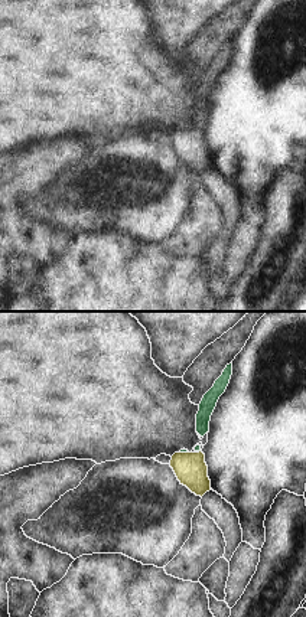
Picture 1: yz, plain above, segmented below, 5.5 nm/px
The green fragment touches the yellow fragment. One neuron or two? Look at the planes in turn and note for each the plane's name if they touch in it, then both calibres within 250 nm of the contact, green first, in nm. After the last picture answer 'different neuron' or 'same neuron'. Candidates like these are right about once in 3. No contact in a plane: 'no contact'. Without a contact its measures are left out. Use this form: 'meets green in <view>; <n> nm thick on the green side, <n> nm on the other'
meets green in yz; 20 nm thick on the green side, 180 nm on the other

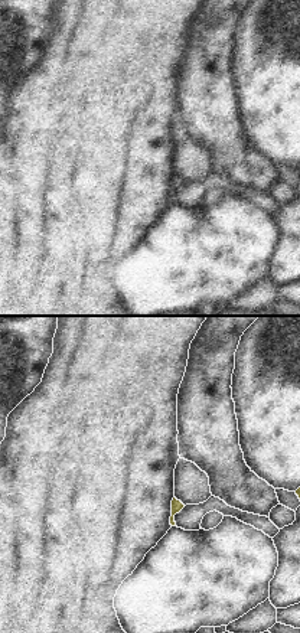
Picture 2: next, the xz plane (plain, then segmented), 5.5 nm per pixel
no contact

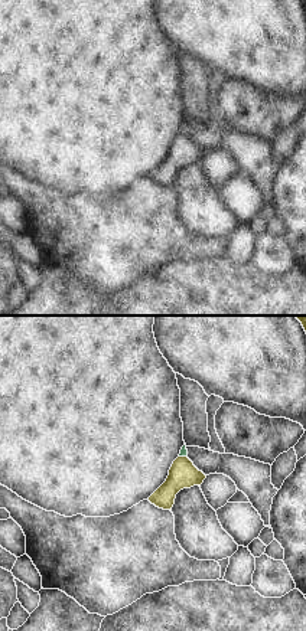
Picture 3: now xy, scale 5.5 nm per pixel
meets green in xy; 50 nm thick on the green side, 160 nm on the other

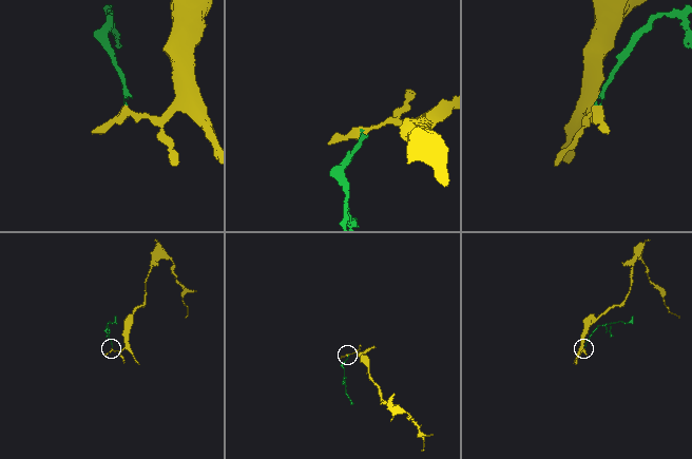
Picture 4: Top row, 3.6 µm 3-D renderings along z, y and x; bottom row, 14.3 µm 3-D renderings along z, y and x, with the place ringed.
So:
different neuron

